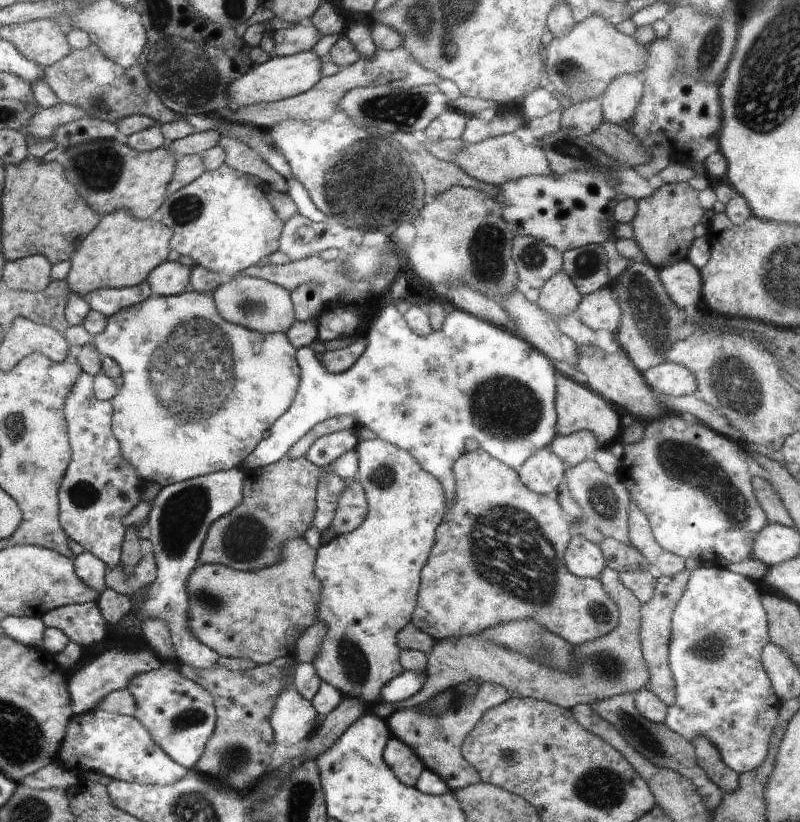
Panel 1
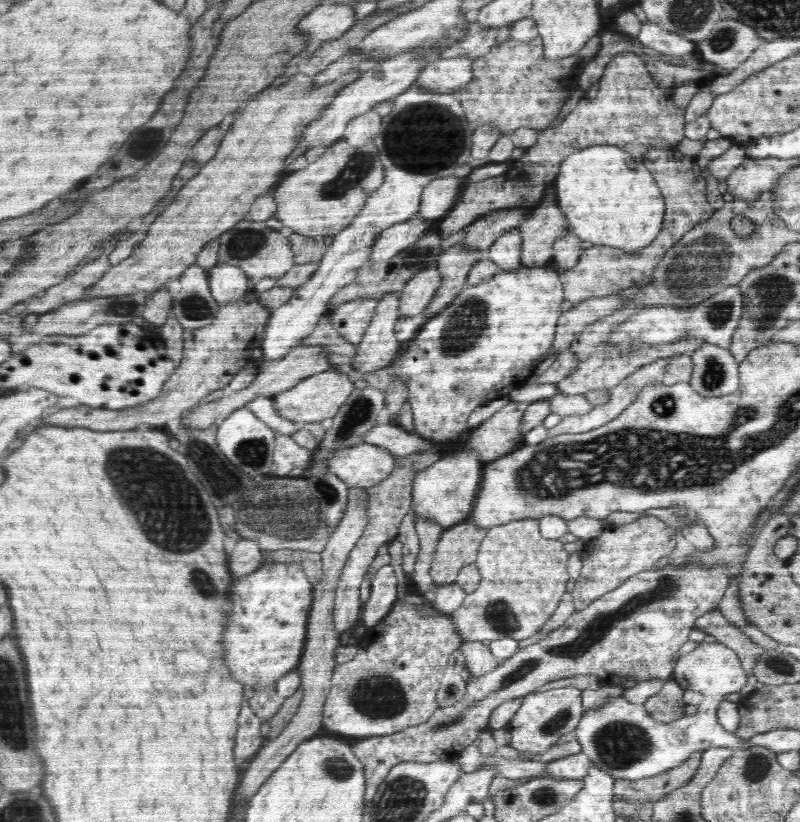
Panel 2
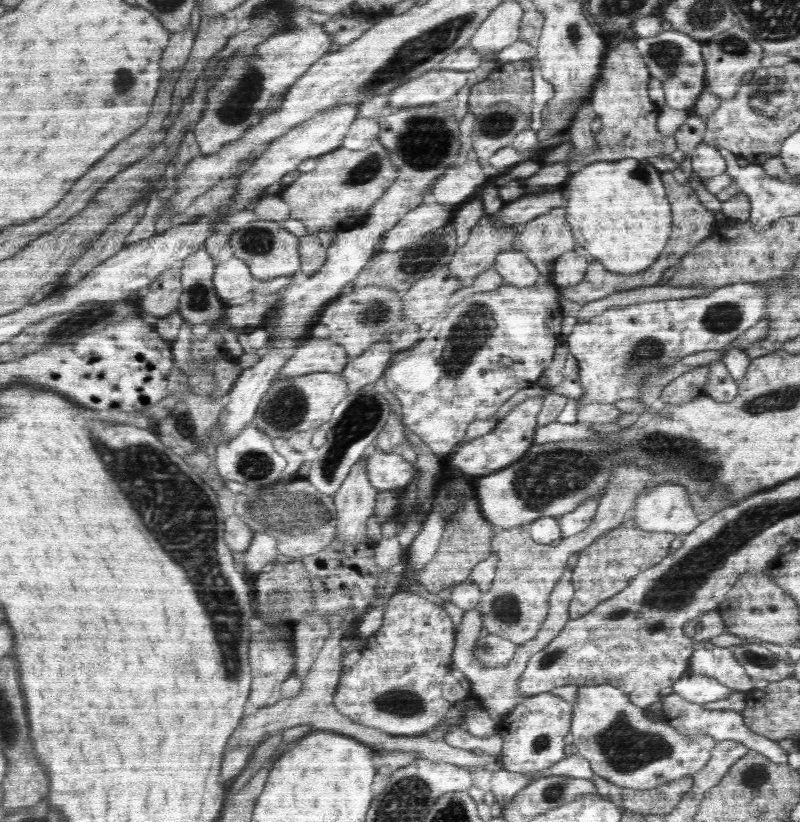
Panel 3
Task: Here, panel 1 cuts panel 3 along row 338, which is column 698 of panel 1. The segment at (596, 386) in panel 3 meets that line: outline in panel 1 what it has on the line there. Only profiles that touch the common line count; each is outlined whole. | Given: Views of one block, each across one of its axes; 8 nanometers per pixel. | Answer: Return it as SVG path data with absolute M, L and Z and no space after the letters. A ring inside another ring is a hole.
M704 565L692 571L680 602L671 617L668 666L675 683L676 698L666 708L664 726L678 736L693 742L704 738L716 746L724 766L742 774L762 764L772 729L776 726L781 700L772 694L772 686L761 662L762 648L770 643L767 616L761 594L746 577L716 565Z

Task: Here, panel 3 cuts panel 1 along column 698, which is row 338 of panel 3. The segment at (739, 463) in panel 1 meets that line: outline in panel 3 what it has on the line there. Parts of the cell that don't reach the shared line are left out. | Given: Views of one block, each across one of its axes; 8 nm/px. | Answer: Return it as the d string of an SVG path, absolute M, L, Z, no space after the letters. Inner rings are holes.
M550 279L546 280L546 282L549 282L549 284L538 282L531 288L516 288L512 285L503 284L503 286L496 291L482 293L472 293L468 291L452 304L450 309L444 313L443 318L438 318L438 322L436 322L432 330L428 332L428 336L420 341L420 344L416 343L414 348L399 351L392 357L390 366L382 375L384 382L388 390L396 395L396 398L401 403L402 419L405 426L414 432L414 434L418 435L422 439L422 442L425 442L434 454L447 455L456 444L460 444L466 434L466 430L468 430L468 426L470 426L470 422L473 420L488 420L488 418L492 418L492 416L497 414L500 406L510 400L514 394L517 394L523 388L528 388L532 385L536 386L538 378L544 375L546 368L549 368L550 364L552 364L555 348L562 343L561 328L565 316L562 314L559 304L561 297L559 288L555 286Z

